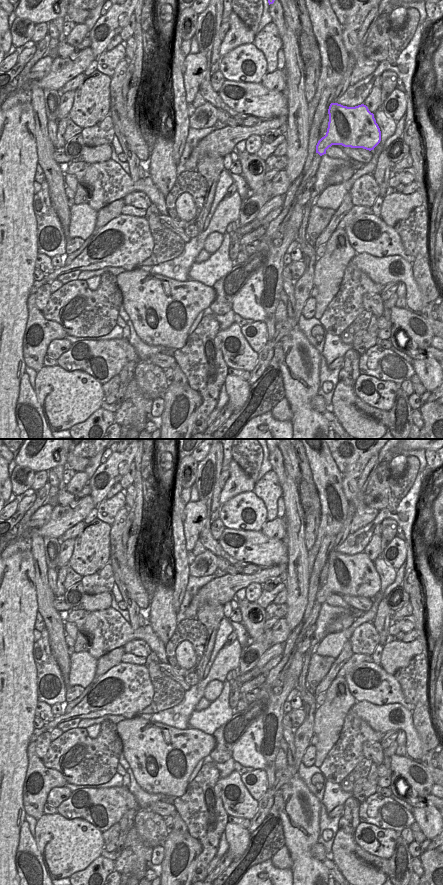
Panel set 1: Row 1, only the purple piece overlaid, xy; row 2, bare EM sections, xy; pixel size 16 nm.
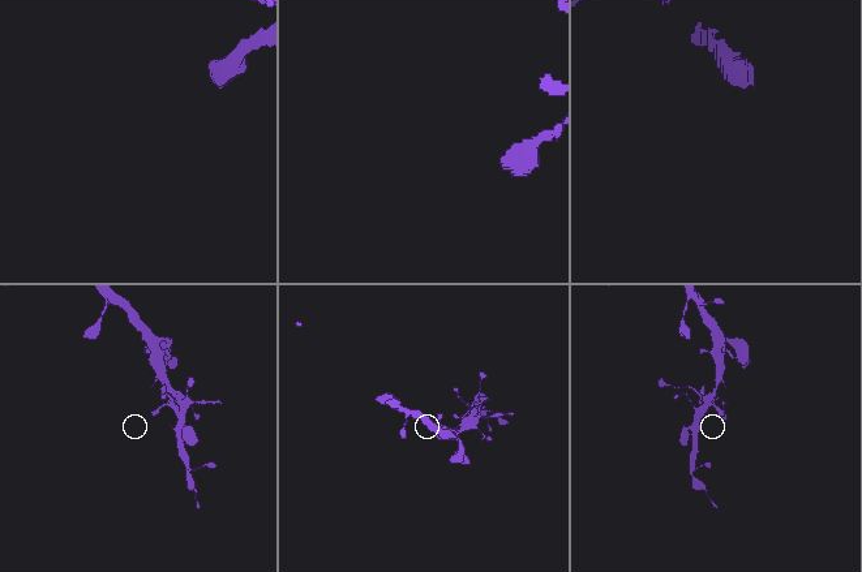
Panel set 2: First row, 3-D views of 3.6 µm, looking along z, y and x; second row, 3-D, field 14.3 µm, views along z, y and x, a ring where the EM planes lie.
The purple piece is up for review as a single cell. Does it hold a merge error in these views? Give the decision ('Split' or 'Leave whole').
Leave whole.

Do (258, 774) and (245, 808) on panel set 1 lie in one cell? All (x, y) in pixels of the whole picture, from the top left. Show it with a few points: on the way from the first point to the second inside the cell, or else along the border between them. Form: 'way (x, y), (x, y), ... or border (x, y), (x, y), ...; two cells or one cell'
border (240, 774), (242, 783), (257, 801); two cells

